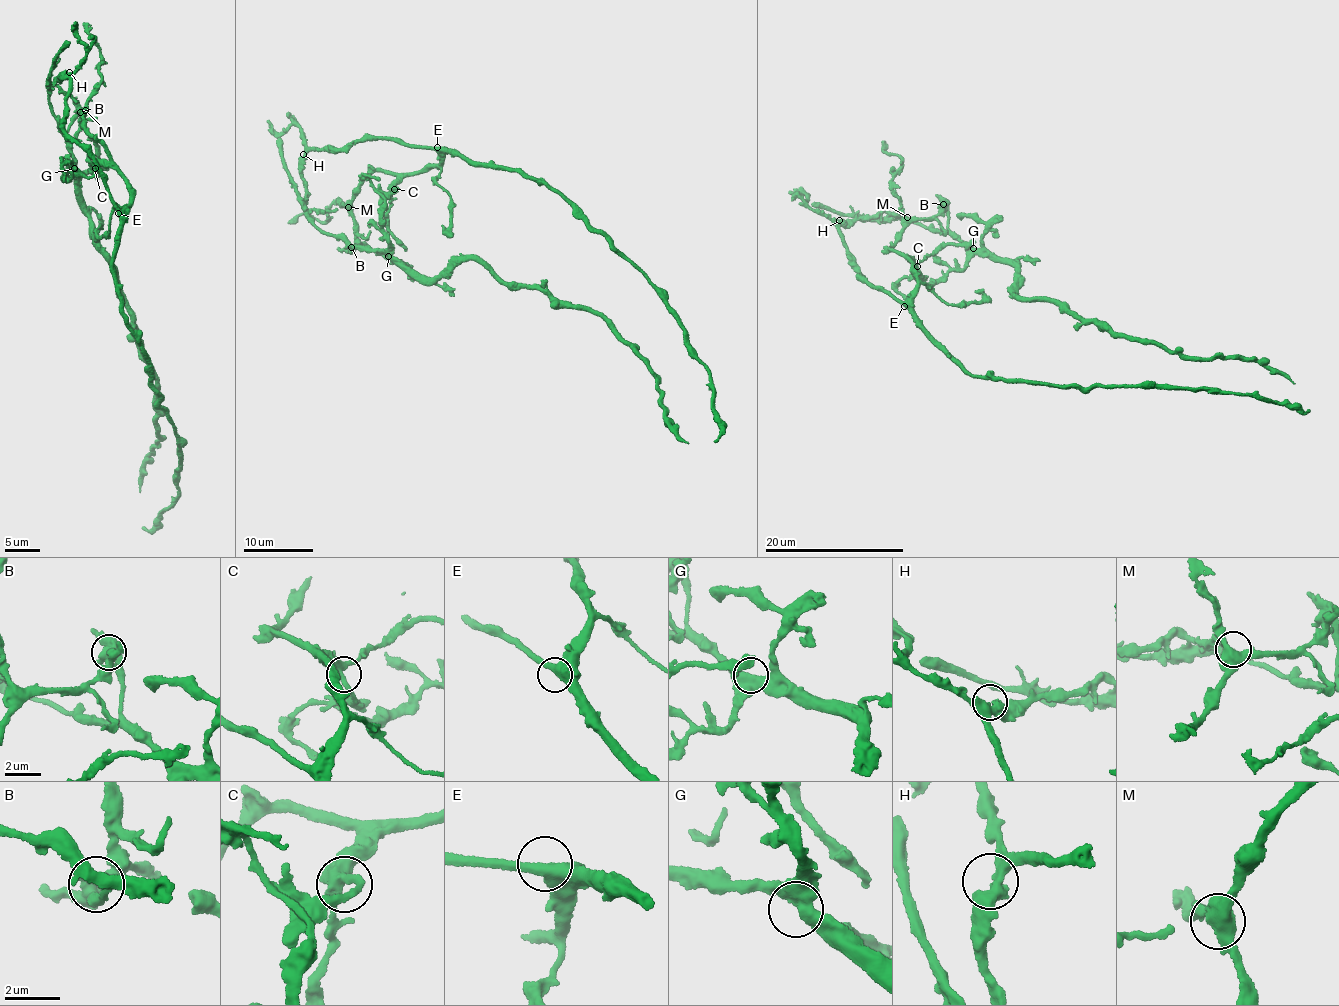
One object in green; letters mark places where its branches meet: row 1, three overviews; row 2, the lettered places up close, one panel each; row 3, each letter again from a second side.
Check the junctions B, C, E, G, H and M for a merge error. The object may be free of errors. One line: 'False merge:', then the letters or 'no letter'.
False merge: B

